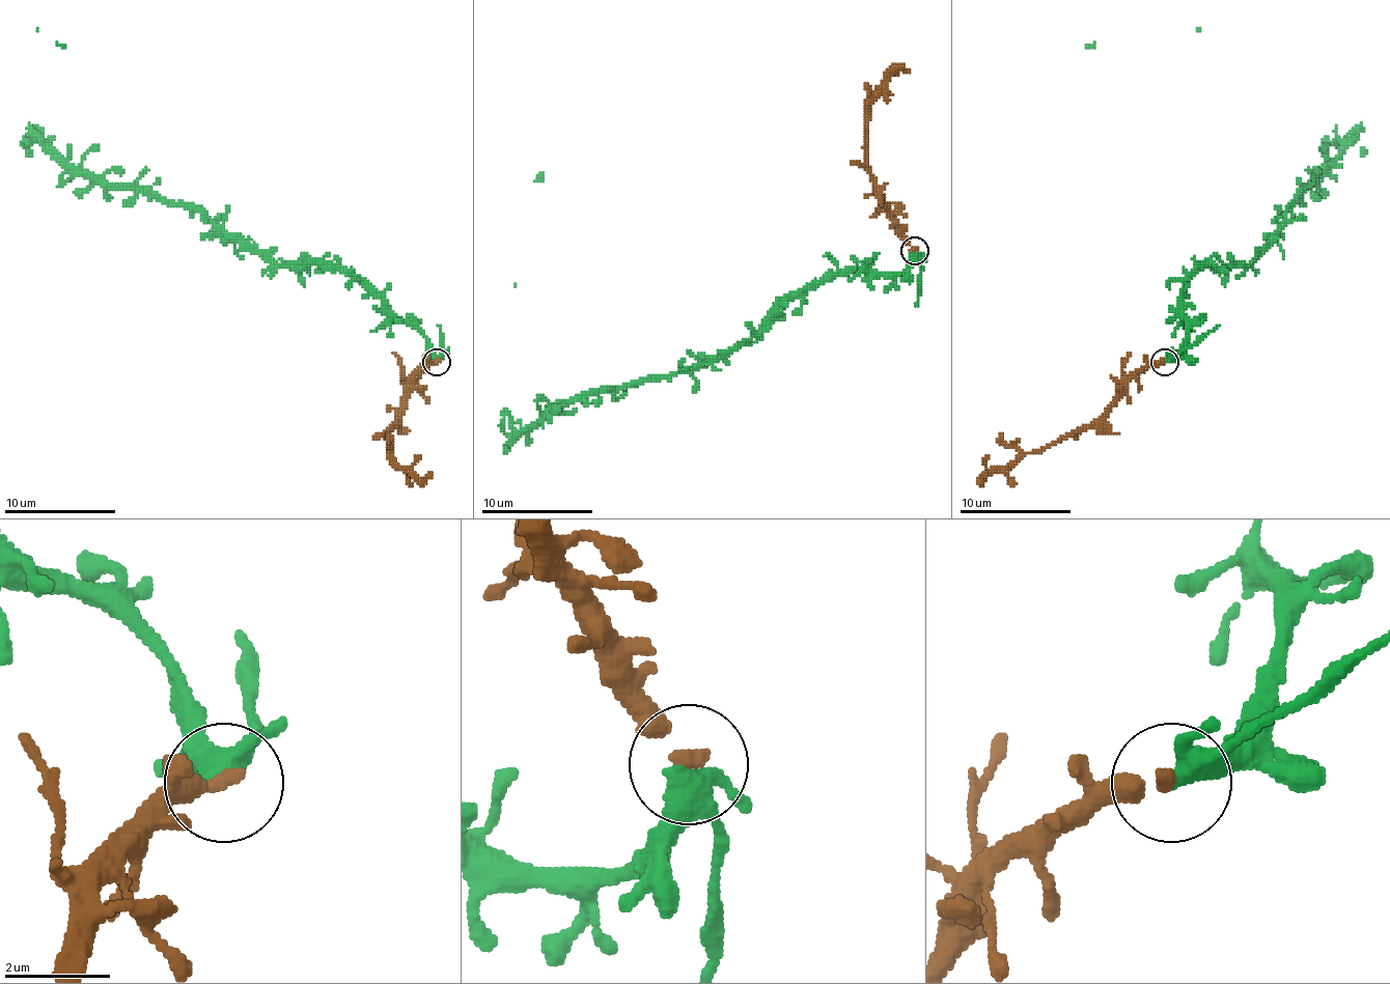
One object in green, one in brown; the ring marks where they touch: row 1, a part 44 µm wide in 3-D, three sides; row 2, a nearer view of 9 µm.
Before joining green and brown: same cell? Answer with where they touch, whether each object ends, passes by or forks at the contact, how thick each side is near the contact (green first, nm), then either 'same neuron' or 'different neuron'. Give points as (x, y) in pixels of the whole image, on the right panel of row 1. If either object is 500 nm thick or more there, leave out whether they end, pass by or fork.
(1164, 362) | green forks | brown ends | 320/280 nm | same neuron

